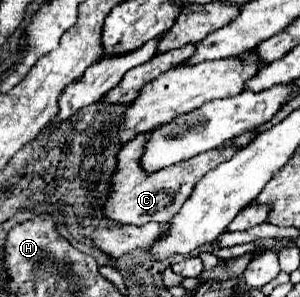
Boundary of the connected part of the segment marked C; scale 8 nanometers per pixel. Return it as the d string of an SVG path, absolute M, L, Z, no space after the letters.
M137 136L137 140L131 140L129 144L125 144L119 154L117 154L117 168L111 176L111 188L109 188L109 198L107 202L101 206L103 216L107 216L109 220L115 220L119 224L129 224L129 226L141 226L145 222L167 222L173 218L173 214L181 208L183 200L189 198L193 186L197 184L197 180L201 180L201 176L205 176L205 172L213 170L217 164L229 160L237 150L235 148L215 148L209 150L201 156L195 156L193 160L183 160L181 164L163 168L151 176L145 176L145 172L141 172L139 166L139 156L143 152L143 144L145 144L147 136Z

